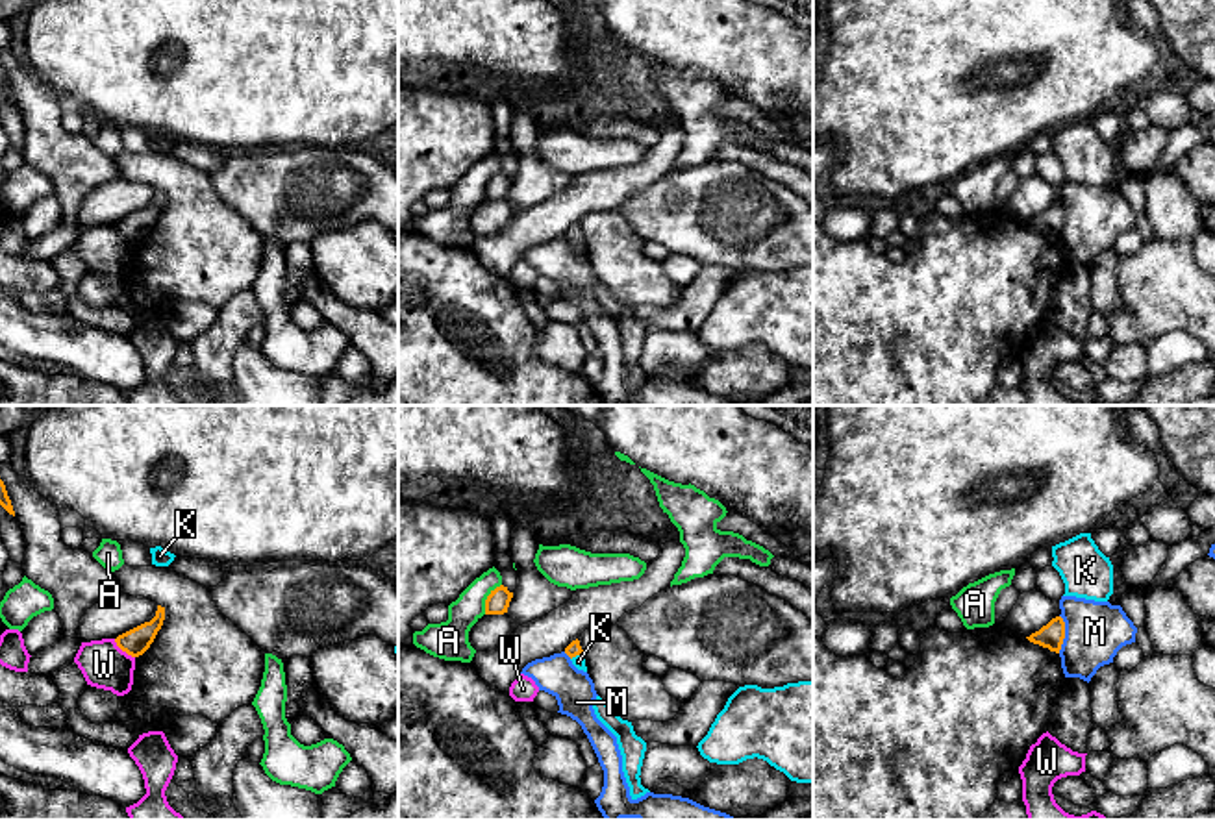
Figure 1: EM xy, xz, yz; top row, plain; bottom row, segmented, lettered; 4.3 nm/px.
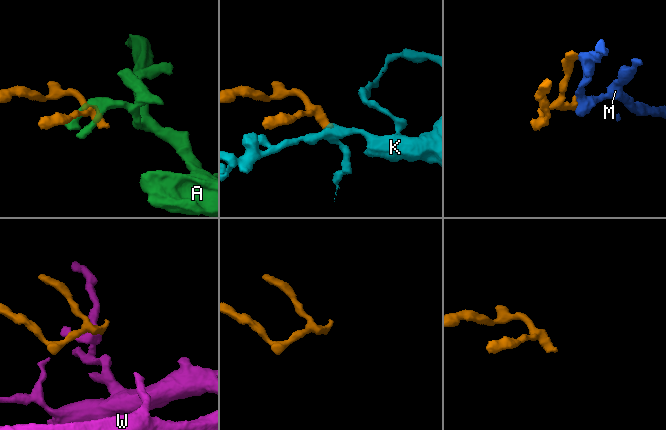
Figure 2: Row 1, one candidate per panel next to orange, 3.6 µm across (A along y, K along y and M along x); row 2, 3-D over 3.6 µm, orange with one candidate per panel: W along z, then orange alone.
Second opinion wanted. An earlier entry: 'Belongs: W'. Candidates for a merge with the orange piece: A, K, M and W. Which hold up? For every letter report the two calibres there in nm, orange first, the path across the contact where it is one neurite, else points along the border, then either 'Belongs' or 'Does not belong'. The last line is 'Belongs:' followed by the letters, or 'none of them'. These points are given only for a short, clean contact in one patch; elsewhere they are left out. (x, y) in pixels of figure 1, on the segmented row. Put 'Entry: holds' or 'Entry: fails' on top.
Entry: fails
A: Thickness 100 nm (orange) against 170 nm. Boundary: xz (501, 583), (488, 596), (484, 613). Does not belong
K: Thickness 60 nm (orange) against 60 nm. Path across: xz (573, 648), (576, 654), (578, 661). Belongs
M: Thickness 110 nm (orange) against 260 nm. Does not belong
W: Thickness 120 nm (orange) against 200 nm. Boundary: xy (113, 639), (134, 658). Does not belong
Belongs: K

